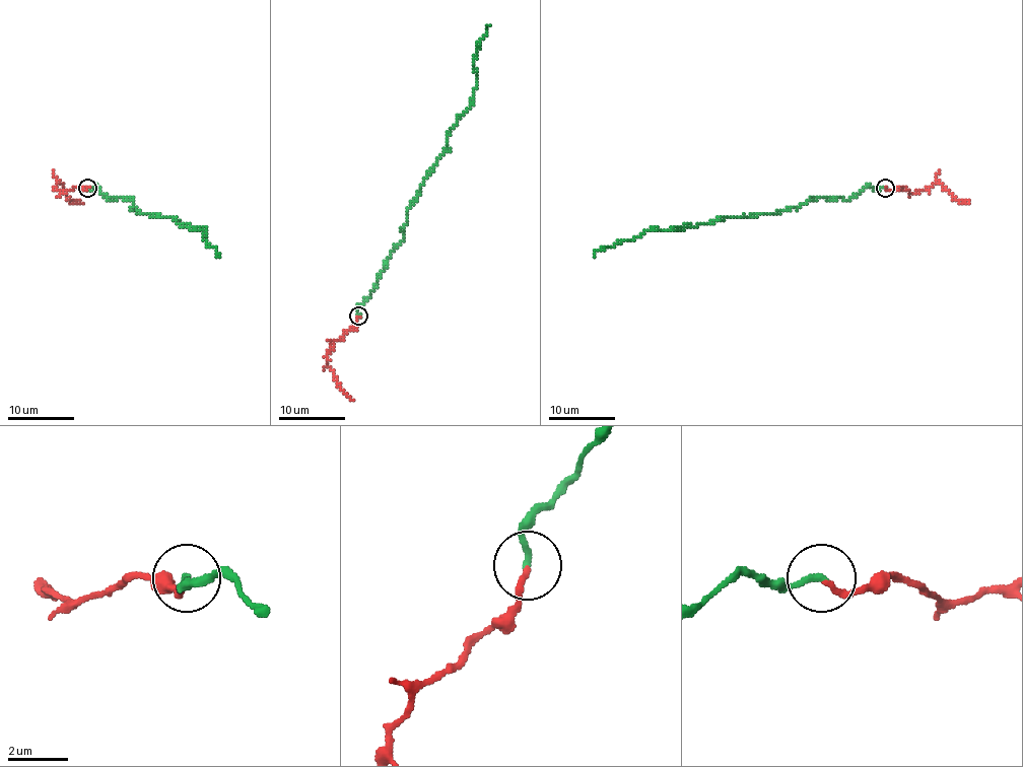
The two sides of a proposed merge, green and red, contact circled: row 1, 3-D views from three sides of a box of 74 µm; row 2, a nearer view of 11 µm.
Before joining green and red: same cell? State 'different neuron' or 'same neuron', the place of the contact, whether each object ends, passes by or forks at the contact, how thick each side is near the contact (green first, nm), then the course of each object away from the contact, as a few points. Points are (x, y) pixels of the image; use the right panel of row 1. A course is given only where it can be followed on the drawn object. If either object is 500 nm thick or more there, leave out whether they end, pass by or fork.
different neuron; place (885, 188); green ends; red ends; calibres 220 and 180 nm; course green (885, 188), (866, 188), (845, 199), (822, 198), (770, 214), (725, 216), (694, 226), (642, 230), (593, 256); course red (885, 188), (905, 188), (913, 193), (940, 183), (958, 201), (970, 204)

